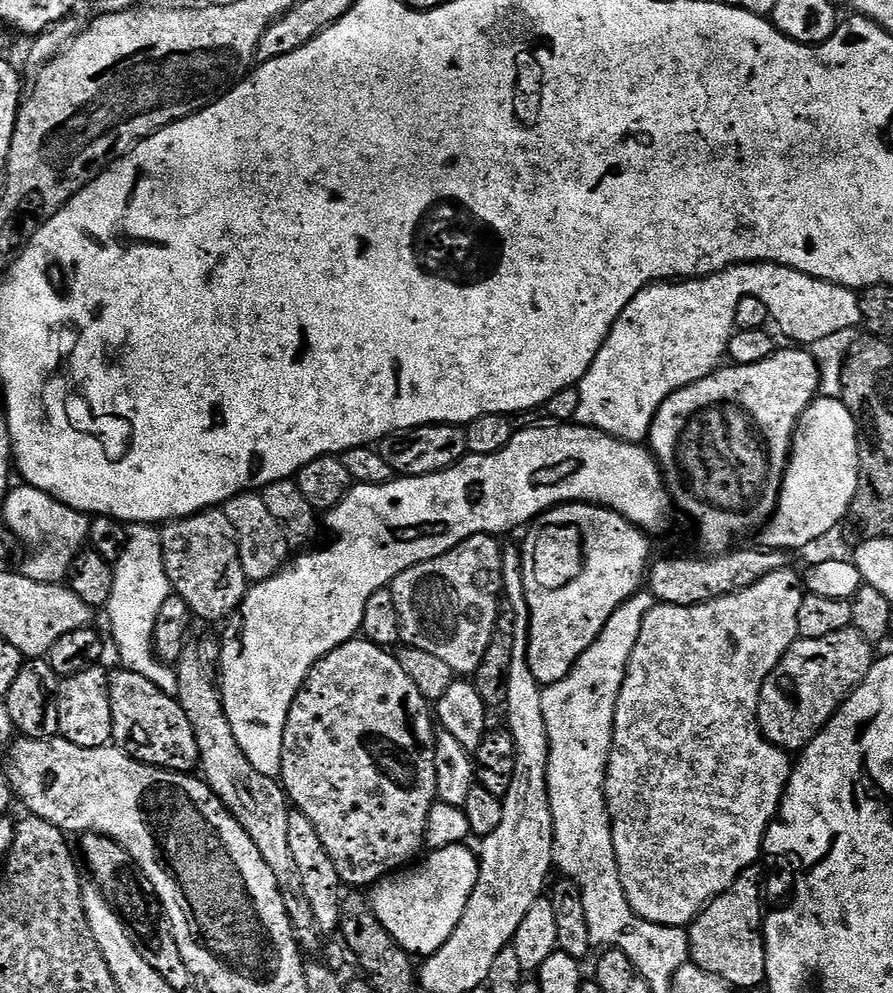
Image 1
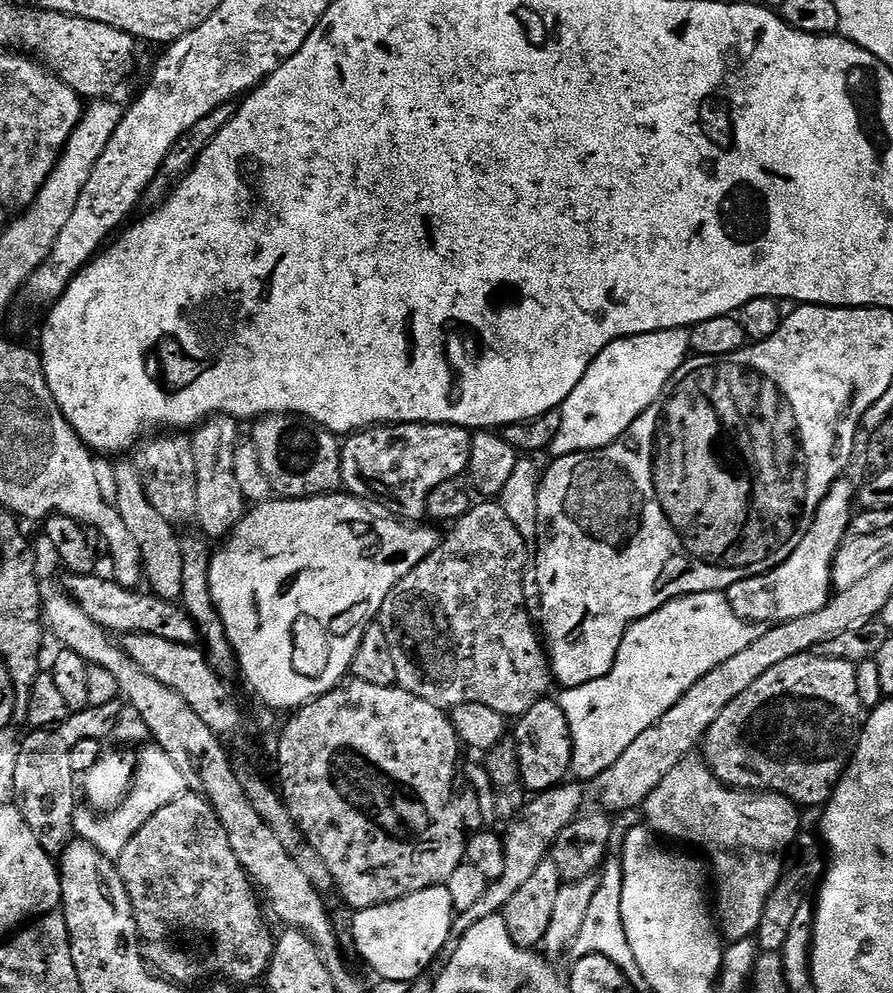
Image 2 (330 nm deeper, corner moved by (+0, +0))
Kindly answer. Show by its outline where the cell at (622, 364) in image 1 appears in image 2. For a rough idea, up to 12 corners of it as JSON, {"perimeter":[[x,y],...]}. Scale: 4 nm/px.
{"perimeter":[[687,328],[610,342],[553,457],[607,448],[689,359]]}

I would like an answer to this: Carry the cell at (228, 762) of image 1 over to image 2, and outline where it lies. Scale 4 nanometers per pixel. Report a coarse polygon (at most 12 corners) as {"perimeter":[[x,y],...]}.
{"perimeter":[[135,463],[114,506],[138,538],[147,587],[179,601],[182,536],[154,510]]}

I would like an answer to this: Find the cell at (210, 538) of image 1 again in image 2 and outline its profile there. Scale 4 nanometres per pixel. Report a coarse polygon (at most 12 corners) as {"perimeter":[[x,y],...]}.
{"perimeter":[[184,434],[145,439],[134,463],[166,522],[196,519],[198,470]]}

